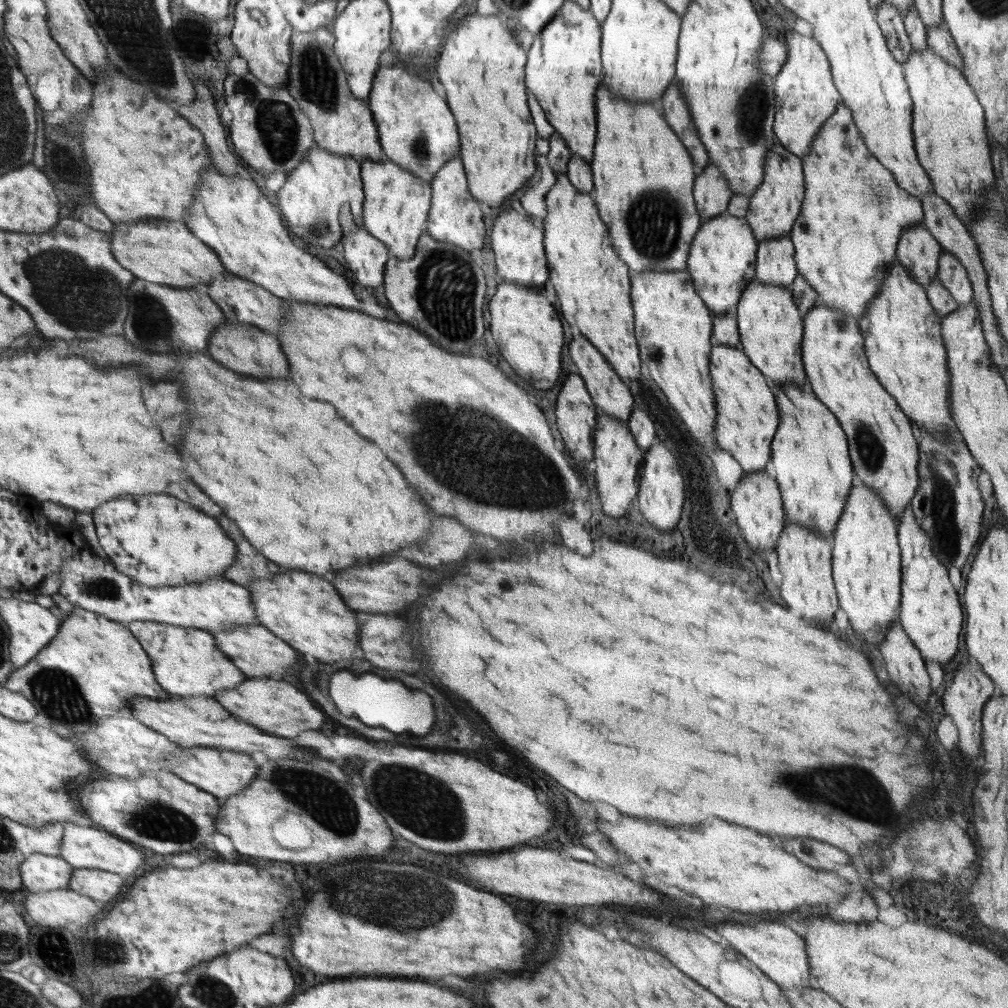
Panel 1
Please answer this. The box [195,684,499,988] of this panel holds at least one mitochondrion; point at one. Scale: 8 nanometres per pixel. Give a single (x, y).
(432, 796)

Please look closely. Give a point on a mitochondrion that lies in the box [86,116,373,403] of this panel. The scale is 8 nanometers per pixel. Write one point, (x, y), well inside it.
(154, 326)

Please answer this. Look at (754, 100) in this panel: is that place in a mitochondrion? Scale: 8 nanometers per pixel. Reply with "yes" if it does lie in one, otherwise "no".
yes

